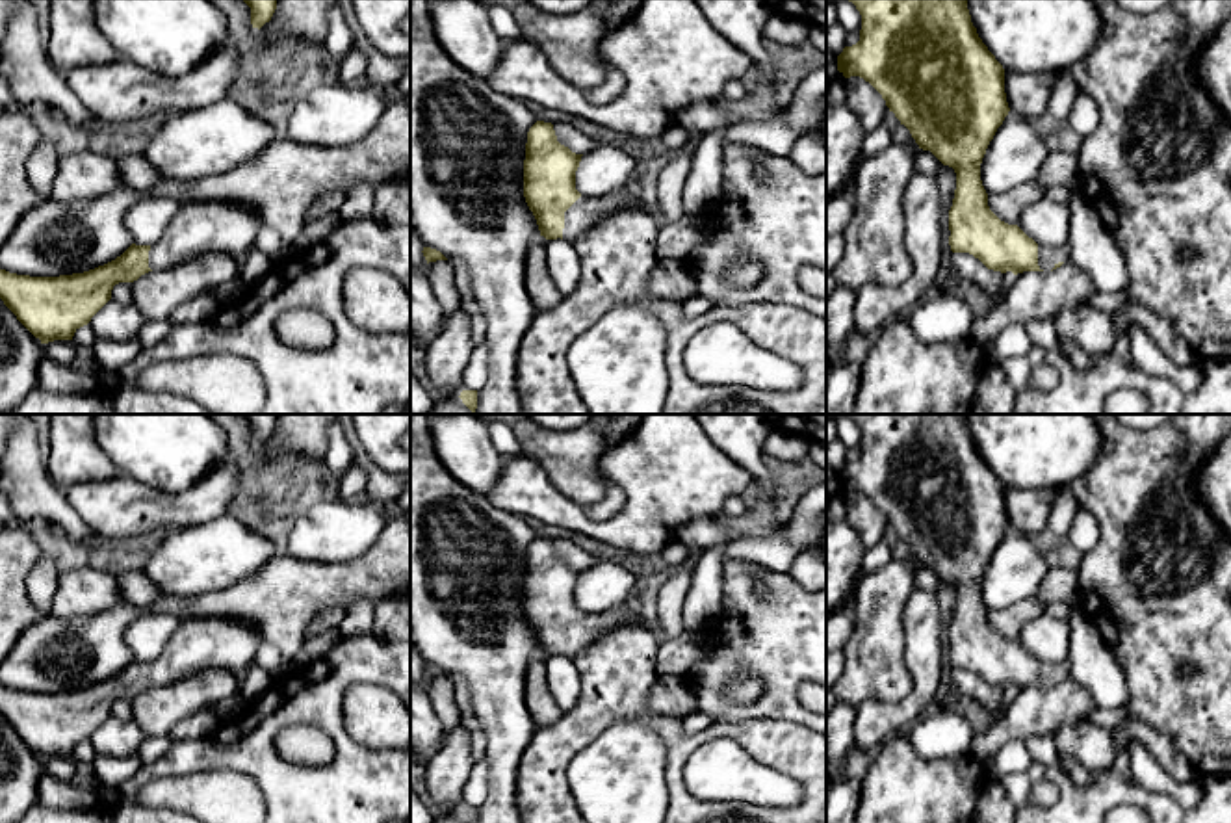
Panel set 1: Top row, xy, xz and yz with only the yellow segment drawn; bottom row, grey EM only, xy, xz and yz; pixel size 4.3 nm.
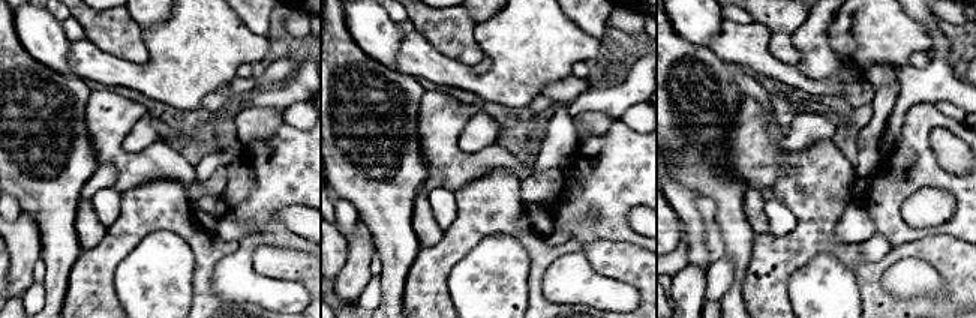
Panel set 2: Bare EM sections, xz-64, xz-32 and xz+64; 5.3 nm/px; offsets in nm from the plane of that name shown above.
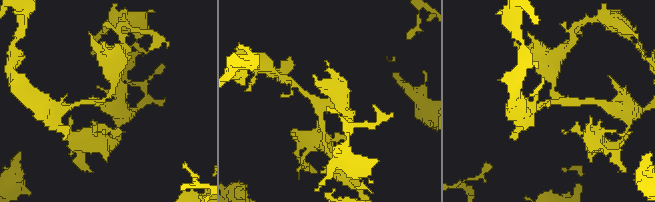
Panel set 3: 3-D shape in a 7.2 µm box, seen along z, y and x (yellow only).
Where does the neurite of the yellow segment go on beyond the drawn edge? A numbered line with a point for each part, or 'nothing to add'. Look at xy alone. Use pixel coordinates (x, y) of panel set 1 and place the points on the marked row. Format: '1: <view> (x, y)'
1: xy (195, 229)

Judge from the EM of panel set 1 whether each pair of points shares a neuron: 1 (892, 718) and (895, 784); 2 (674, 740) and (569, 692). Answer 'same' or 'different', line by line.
1: different
2: different

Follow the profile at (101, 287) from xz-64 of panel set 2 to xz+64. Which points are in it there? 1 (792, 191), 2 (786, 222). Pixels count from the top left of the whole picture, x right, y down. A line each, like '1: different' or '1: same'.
1: same
2: different

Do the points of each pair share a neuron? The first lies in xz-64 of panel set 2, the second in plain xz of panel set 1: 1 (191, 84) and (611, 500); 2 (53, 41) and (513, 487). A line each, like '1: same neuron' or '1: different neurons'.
1: different neurons
2: different neurons

